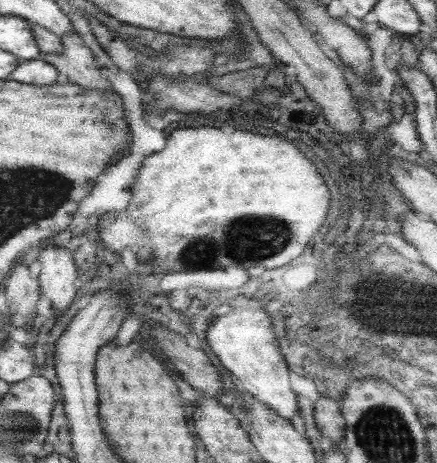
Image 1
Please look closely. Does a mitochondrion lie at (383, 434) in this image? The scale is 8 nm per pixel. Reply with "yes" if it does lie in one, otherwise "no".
yes

